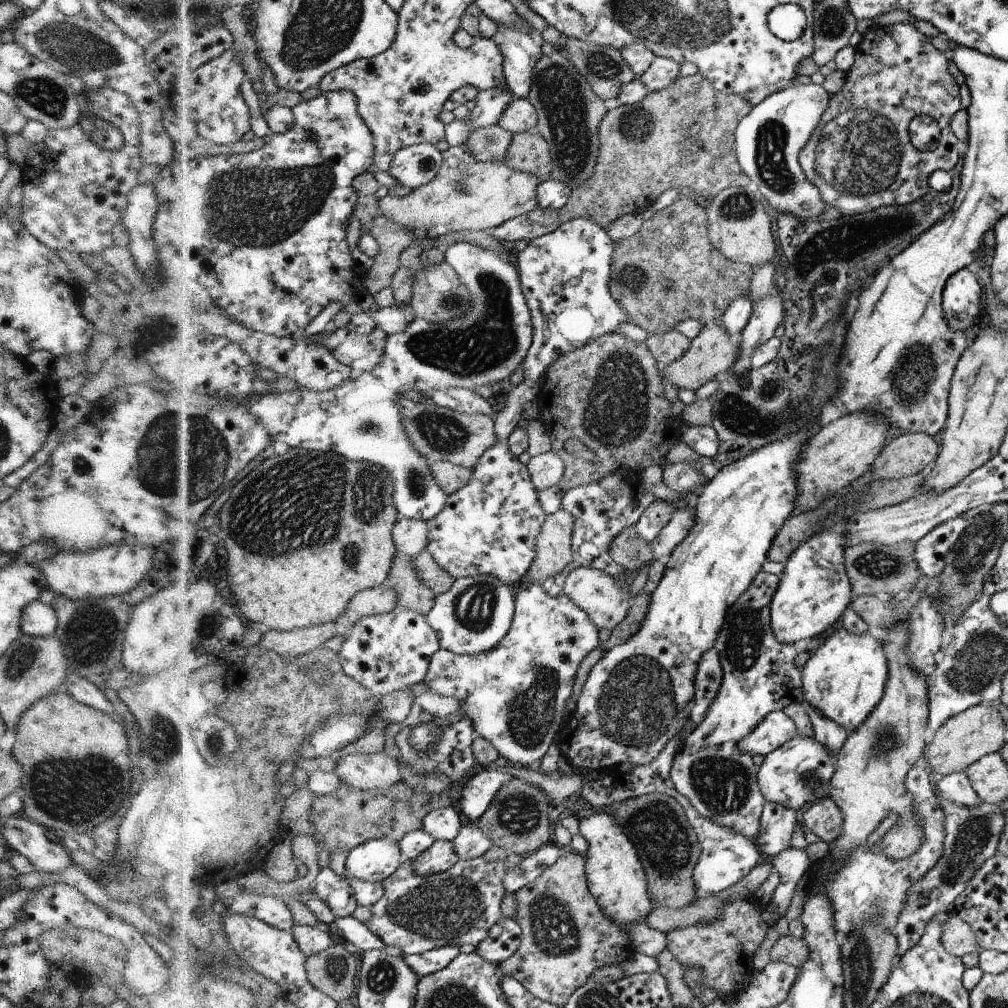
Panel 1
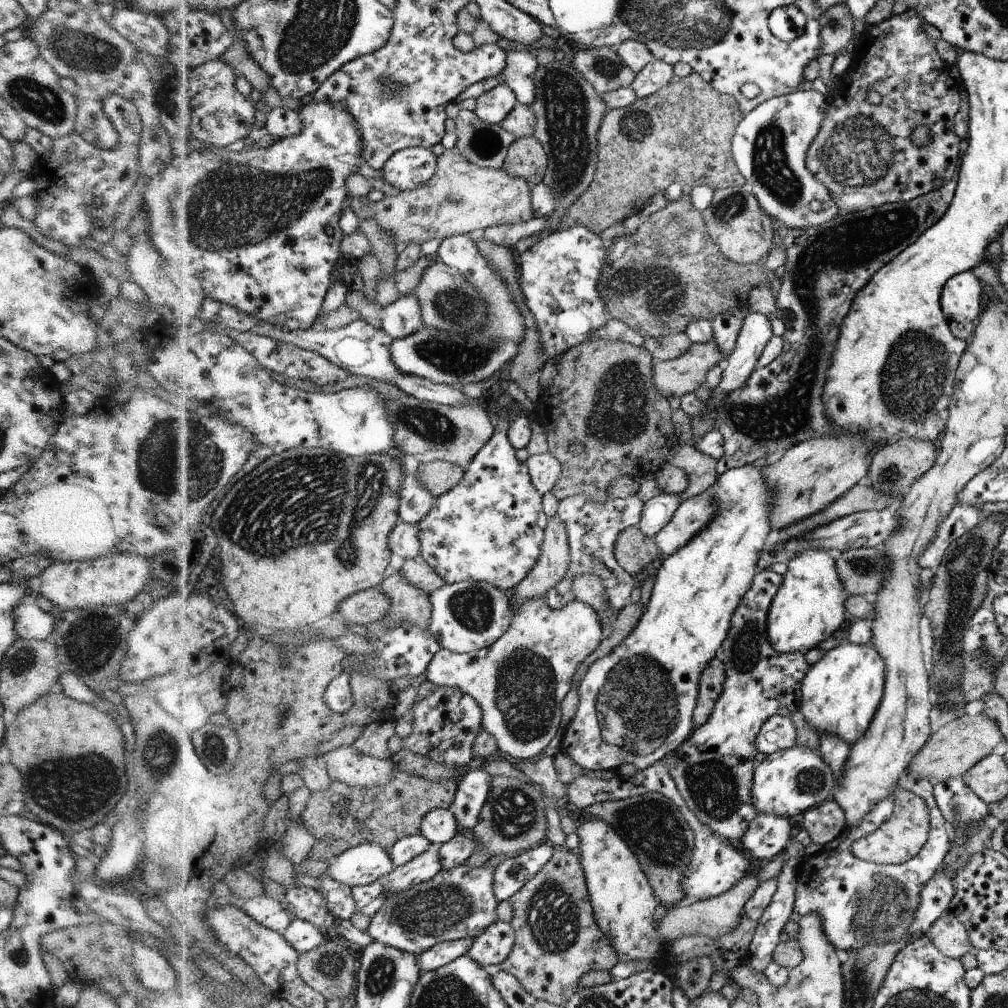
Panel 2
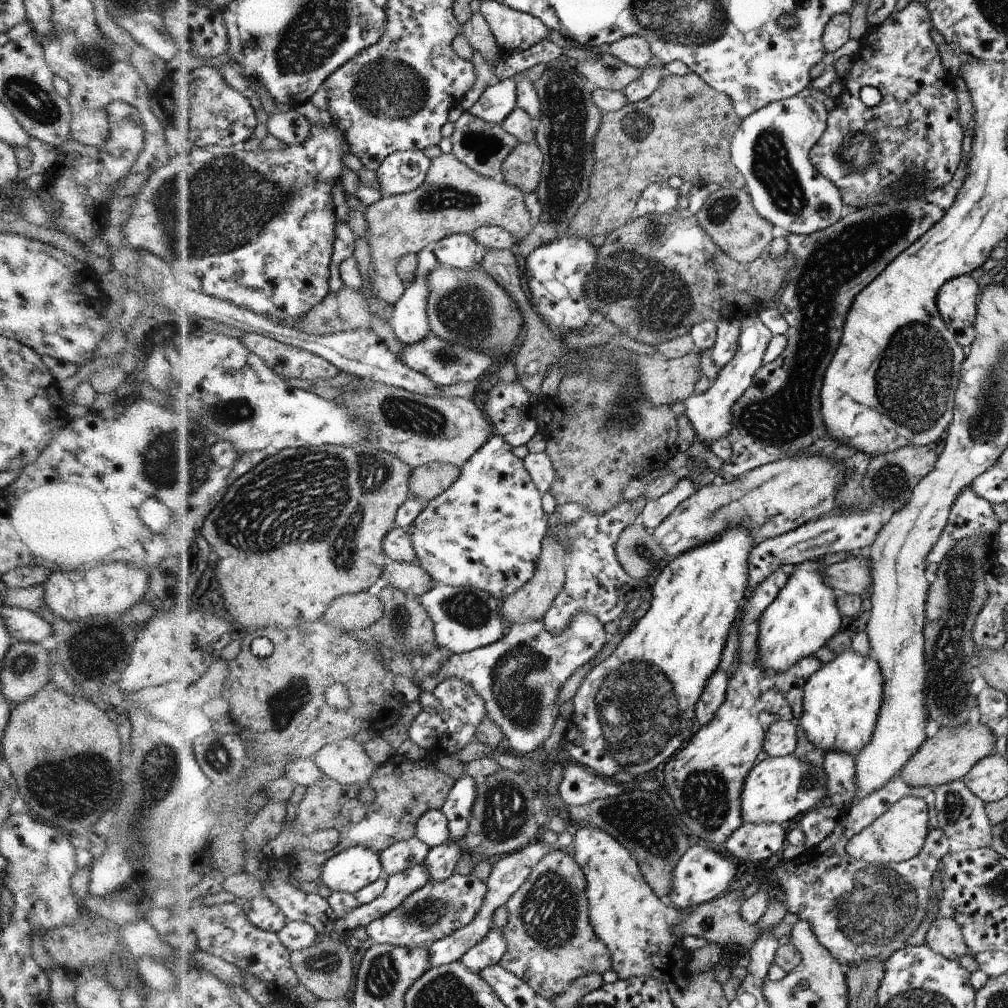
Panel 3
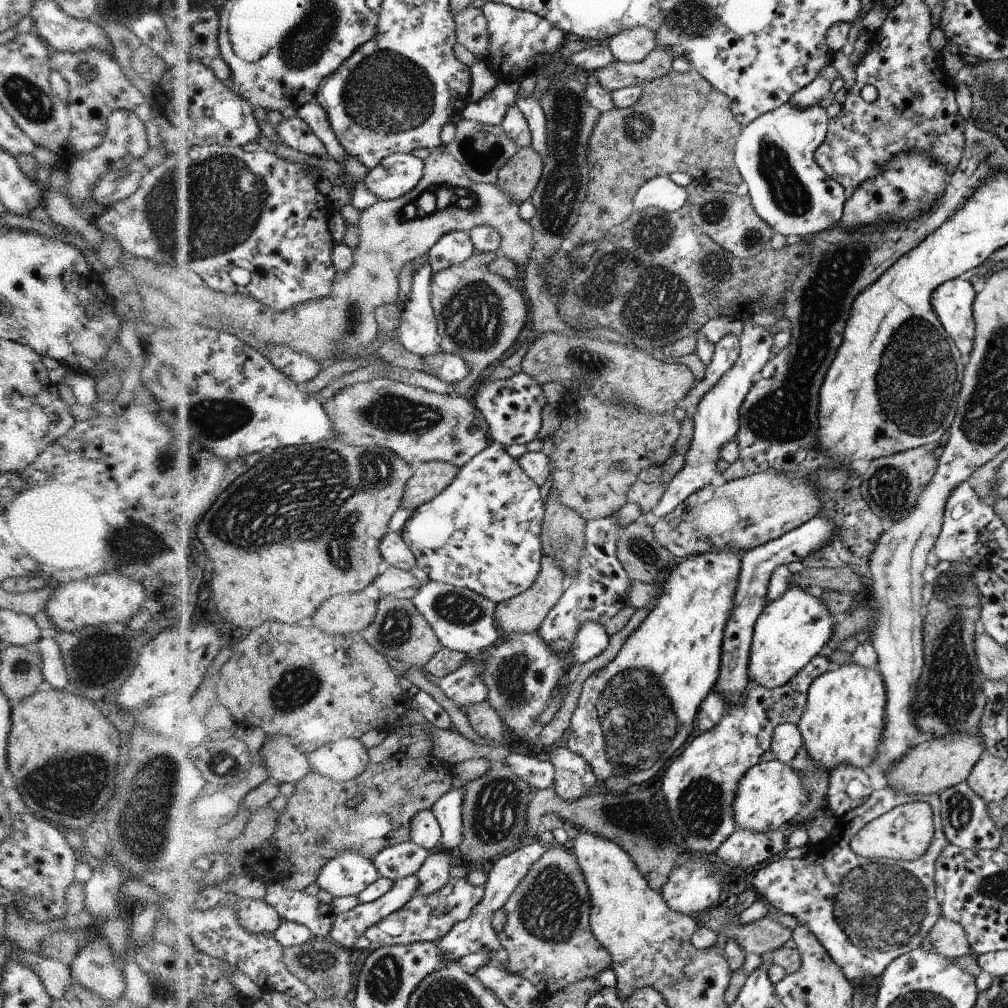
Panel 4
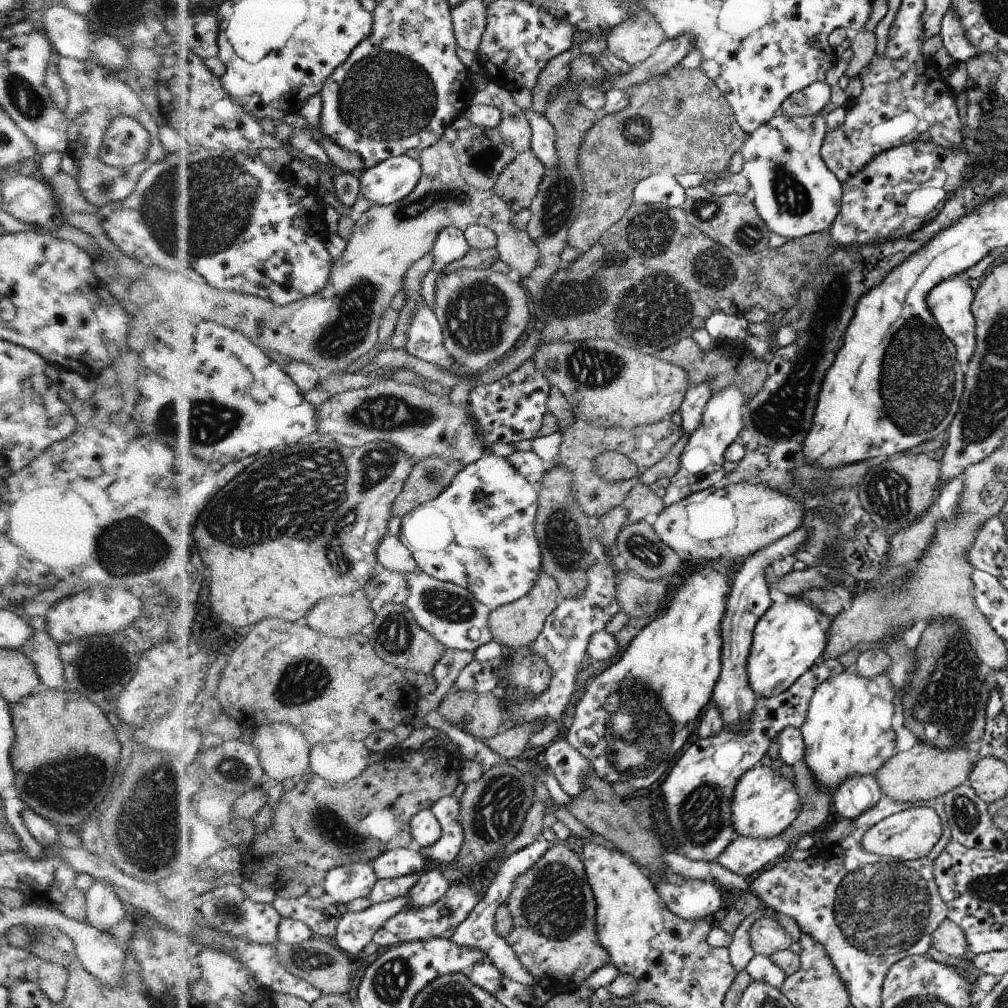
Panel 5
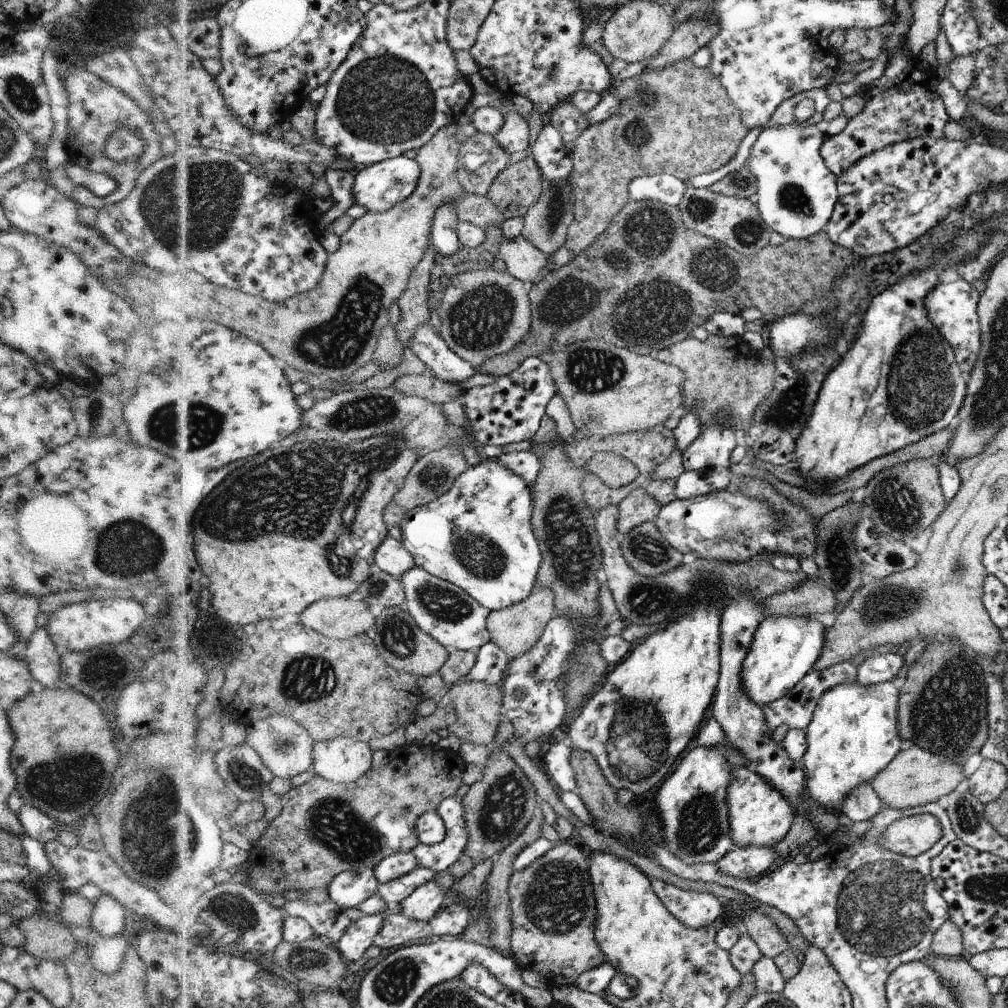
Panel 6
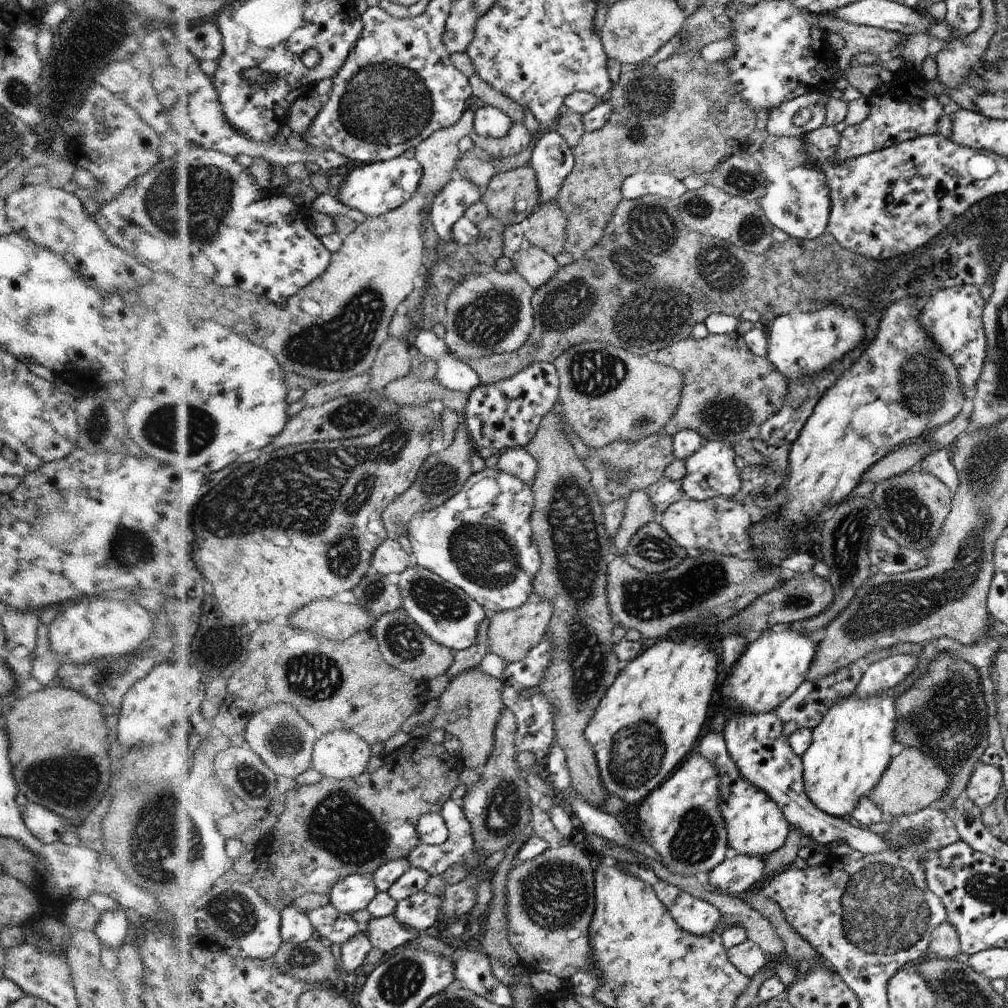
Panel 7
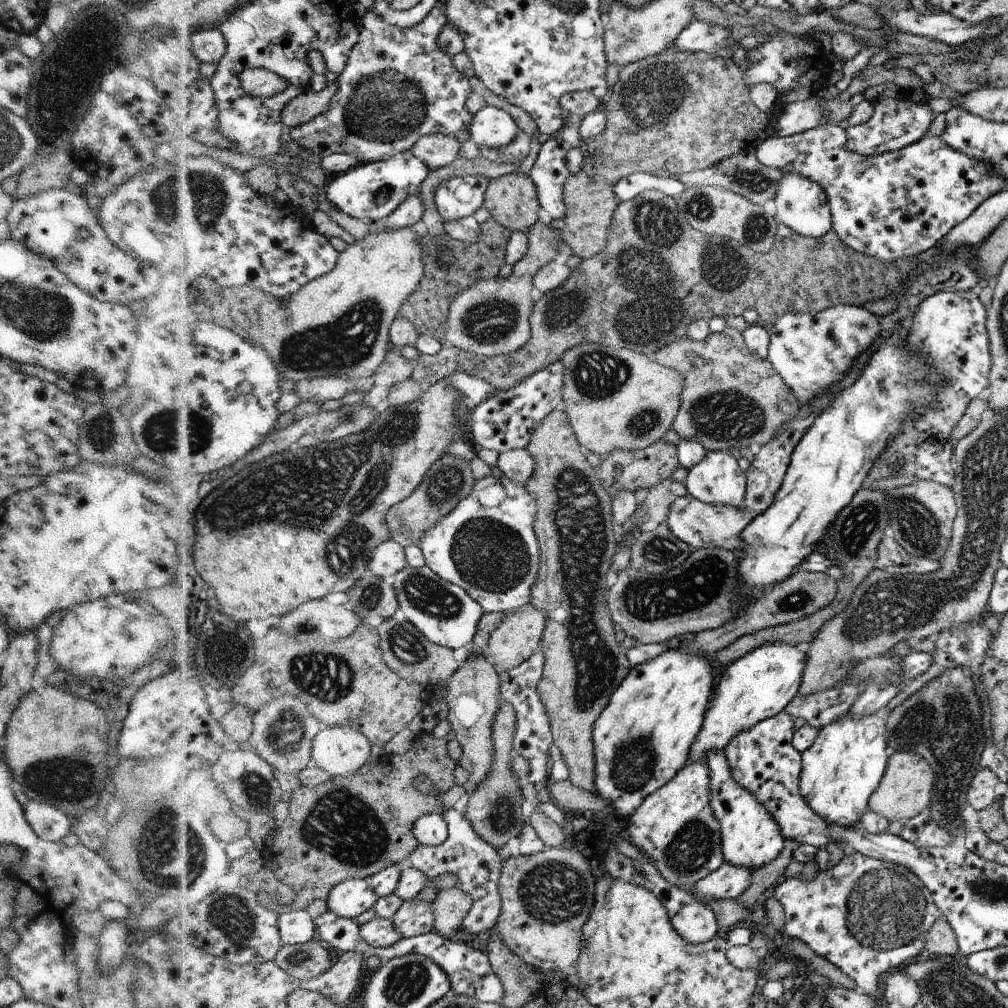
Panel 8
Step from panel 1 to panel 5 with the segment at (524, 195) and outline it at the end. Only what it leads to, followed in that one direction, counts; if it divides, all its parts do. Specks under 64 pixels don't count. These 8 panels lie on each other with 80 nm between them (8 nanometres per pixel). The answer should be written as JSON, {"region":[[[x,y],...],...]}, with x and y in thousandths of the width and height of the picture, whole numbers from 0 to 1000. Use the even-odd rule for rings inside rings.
{"region":[[[440,136],[436,137],[430,145],[422,147],[418,151],[418,157],[420,163],[421,175],[414,185],[414,188],[401,198],[394,200],[393,202],[387,204],[377,204],[371,202],[371,204],[359,212],[359,216],[353,220],[350,230],[345,238],[345,246],[341,249],[341,252],[337,256],[331,258],[330,271],[327,275],[327,280],[325,284],[316,290],[315,292],[307,294],[306,296],[301,296],[298,300],[291,300],[290,302],[280,304],[274,302],[270,297],[260,296],[254,293],[248,293],[248,296],[236,296],[236,300],[240,300],[240,312],[244,312],[244,319],[240,319],[240,327],[248,327],[248,335],[264,347],[275,347],[280,350],[280,354],[287,356],[288,358],[298,358],[301,360],[306,360],[311,363],[320,372],[326,371],[339,371],[345,370],[347,363],[351,363],[355,357],[359,357],[363,351],[367,351],[373,343],[376,343],[375,337],[377,337],[377,325],[379,325],[379,318],[383,308],[387,306],[389,298],[399,290],[401,286],[401,280],[403,280],[403,274],[409,265],[423,254],[424,250],[428,250],[430,240],[433,239],[435,229],[440,226],[442,223],[452,223],[453,225],[460,228],[464,223],[480,223],[482,226],[489,228],[493,232],[493,249],[495,252],[495,257],[499,258],[505,264],[505,270],[507,274],[511,274],[517,280],[520,280],[524,276],[529,268],[533,266],[537,260],[537,250],[533,245],[533,241],[525,235],[525,232],[520,229],[515,229],[510,227],[506,222],[506,217],[510,214],[510,210],[507,206],[500,200],[492,191],[486,188],[476,188],[470,186],[466,186],[465,183],[458,177],[457,169],[455,168],[455,161],[452,155],[450,155],[450,148],[448,144],[444,142]]]}

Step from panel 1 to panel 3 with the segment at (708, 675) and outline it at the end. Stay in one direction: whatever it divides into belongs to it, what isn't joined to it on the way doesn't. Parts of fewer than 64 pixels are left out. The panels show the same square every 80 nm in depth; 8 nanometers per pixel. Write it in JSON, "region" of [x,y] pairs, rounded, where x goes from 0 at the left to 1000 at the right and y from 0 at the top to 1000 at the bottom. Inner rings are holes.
{"region":[[[712,665],[700,678],[690,697],[690,714],[693,720],[701,719],[710,710],[710,705],[719,697],[723,671]]]}

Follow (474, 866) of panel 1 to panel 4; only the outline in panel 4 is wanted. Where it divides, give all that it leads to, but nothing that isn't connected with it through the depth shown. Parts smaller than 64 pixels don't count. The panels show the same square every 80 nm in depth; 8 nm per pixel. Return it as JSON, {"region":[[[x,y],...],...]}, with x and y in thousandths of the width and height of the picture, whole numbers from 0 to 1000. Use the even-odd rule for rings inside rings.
{"region":[[[447,871],[437,884],[428,888],[414,888],[399,902],[388,907],[377,917],[365,922],[364,931],[379,939],[406,938],[414,935],[435,935],[450,918],[462,913],[469,902],[479,893],[480,879],[470,879],[463,872]]]}

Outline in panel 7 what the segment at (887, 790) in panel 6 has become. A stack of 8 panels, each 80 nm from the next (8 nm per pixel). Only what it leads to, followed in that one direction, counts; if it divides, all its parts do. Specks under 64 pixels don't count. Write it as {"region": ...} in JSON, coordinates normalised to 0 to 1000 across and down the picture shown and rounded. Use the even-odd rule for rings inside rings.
{"region":[[[898,741],[891,750],[887,750],[882,763],[875,768],[874,776],[863,784],[861,790],[873,802],[877,812],[903,809],[932,794],[942,780],[942,776],[942,768],[938,768],[938,764],[935,764],[935,760],[925,751],[917,748],[914,743]]]}

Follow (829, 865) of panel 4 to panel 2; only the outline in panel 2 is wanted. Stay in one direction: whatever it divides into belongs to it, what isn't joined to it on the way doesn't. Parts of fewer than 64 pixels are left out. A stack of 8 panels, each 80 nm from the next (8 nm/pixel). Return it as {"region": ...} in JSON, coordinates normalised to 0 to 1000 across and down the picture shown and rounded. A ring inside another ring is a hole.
{"region":[[[901,767],[891,774],[890,780],[914,790],[922,802],[922,830],[907,851],[892,858],[874,858],[871,855],[854,854],[843,843],[844,837],[849,832],[866,826],[866,823],[883,812],[888,792],[879,790],[871,794],[851,817],[842,821],[839,817],[834,829],[831,828],[827,833],[820,835],[813,845],[799,848],[792,861],[787,905],[792,905],[796,910],[804,906],[814,908],[817,912],[818,929],[829,942],[841,944],[854,941],[863,935],[874,938],[898,930],[909,910],[911,898],[914,898],[915,882],[928,868],[943,841],[943,827],[937,809],[929,797],[923,775]]]}

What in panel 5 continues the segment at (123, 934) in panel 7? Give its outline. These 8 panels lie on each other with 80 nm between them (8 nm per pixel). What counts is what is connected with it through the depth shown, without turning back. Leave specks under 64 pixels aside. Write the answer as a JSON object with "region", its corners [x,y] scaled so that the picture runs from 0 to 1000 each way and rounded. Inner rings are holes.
{"region":[[[94,874],[84,890],[85,913],[99,925],[107,925],[129,907],[128,901],[117,891],[110,876]]]}

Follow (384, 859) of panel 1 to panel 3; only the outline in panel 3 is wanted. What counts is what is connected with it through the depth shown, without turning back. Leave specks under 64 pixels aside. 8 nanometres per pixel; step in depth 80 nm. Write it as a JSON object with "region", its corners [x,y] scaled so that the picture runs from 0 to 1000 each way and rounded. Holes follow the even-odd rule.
{"region":[[[361,839],[339,844],[319,860],[319,874],[329,885],[353,887],[377,874],[382,861],[378,847]]]}

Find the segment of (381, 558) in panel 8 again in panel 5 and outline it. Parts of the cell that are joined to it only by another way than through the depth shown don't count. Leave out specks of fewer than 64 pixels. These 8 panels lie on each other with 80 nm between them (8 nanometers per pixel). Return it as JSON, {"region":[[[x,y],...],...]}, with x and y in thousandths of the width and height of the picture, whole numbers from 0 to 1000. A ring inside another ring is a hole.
{"region":[[[397,532],[383,533],[375,548],[376,559],[385,565],[404,570],[417,565],[411,549],[401,540]]]}

